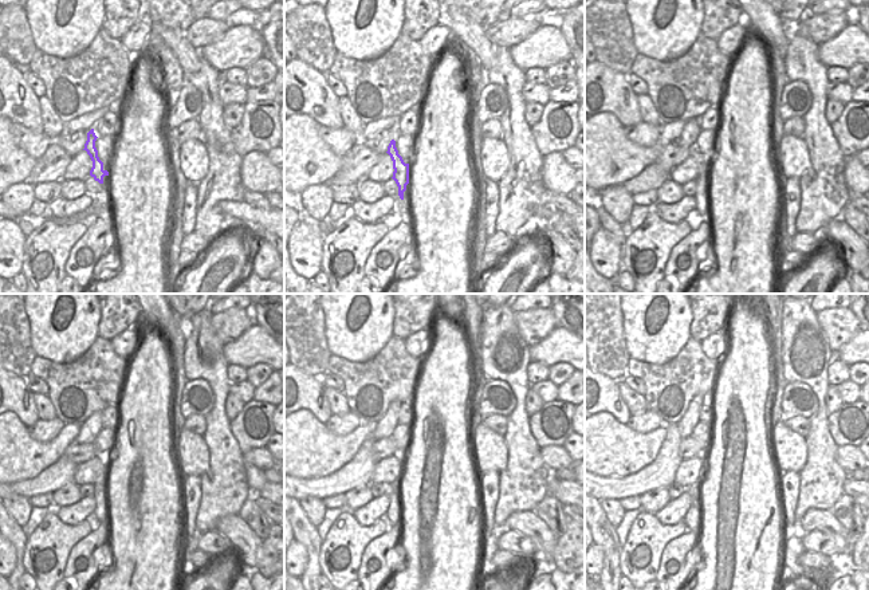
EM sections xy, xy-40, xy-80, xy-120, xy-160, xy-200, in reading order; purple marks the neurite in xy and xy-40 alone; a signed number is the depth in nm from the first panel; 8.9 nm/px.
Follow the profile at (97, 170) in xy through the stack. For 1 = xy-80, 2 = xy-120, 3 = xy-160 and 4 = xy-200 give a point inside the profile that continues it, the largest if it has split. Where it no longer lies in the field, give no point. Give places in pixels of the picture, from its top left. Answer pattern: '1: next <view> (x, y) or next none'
1: next xy-80 (702, 180)
2: next xy-120 (99, 484)
3: next xy-160 (396, 510)
4: next xy-200 (692, 519)

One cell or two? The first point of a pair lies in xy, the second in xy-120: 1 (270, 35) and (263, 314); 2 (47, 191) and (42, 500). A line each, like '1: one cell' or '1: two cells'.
1: one cell
2: one cell

